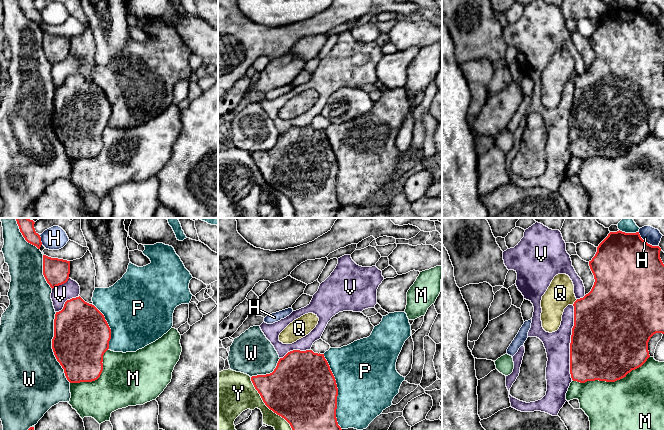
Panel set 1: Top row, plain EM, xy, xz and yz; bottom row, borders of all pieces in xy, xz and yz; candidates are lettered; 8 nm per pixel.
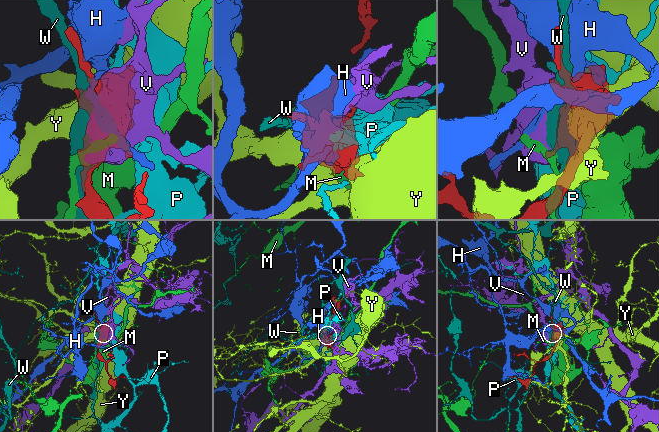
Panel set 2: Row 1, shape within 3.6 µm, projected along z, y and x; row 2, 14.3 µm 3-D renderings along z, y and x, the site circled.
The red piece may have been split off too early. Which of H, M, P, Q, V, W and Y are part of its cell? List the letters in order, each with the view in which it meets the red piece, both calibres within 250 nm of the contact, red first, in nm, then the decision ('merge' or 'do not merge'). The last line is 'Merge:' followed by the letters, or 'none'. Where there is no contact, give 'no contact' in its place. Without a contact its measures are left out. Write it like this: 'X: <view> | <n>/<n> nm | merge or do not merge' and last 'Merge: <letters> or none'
H: yz | 500/140 nm | do not merge
M: yz | 480/480 nm | do not merge
P: xz | 500/480 nm | do not merge
Q: yz | 440/220 nm | merge
V: yz | 500/200 nm | do not merge
W: xy | 440/460 nm | do not merge
Y: xz | 480/200 nm | do not merge
Merge: Q

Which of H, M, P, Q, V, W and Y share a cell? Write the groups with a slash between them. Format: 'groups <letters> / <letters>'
groups H / M / P / Q / V / W / Y

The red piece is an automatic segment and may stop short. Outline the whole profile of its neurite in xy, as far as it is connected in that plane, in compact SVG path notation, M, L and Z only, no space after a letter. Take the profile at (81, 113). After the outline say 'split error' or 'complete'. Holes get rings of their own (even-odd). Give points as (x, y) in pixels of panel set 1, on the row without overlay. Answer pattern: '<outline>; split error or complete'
M80 72L67 76L54 95L52 125L70 159L92 158L103 147L103 131L109 125L111 105L104 91Z; complete

